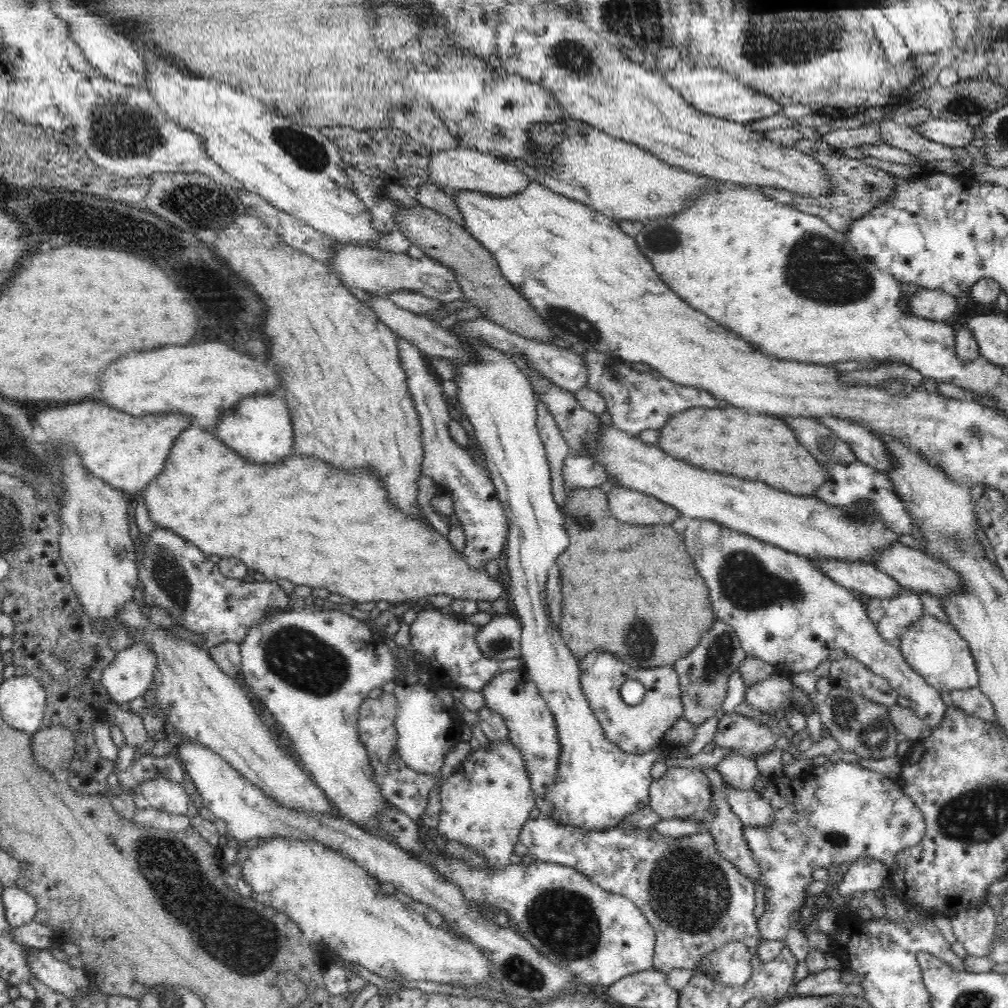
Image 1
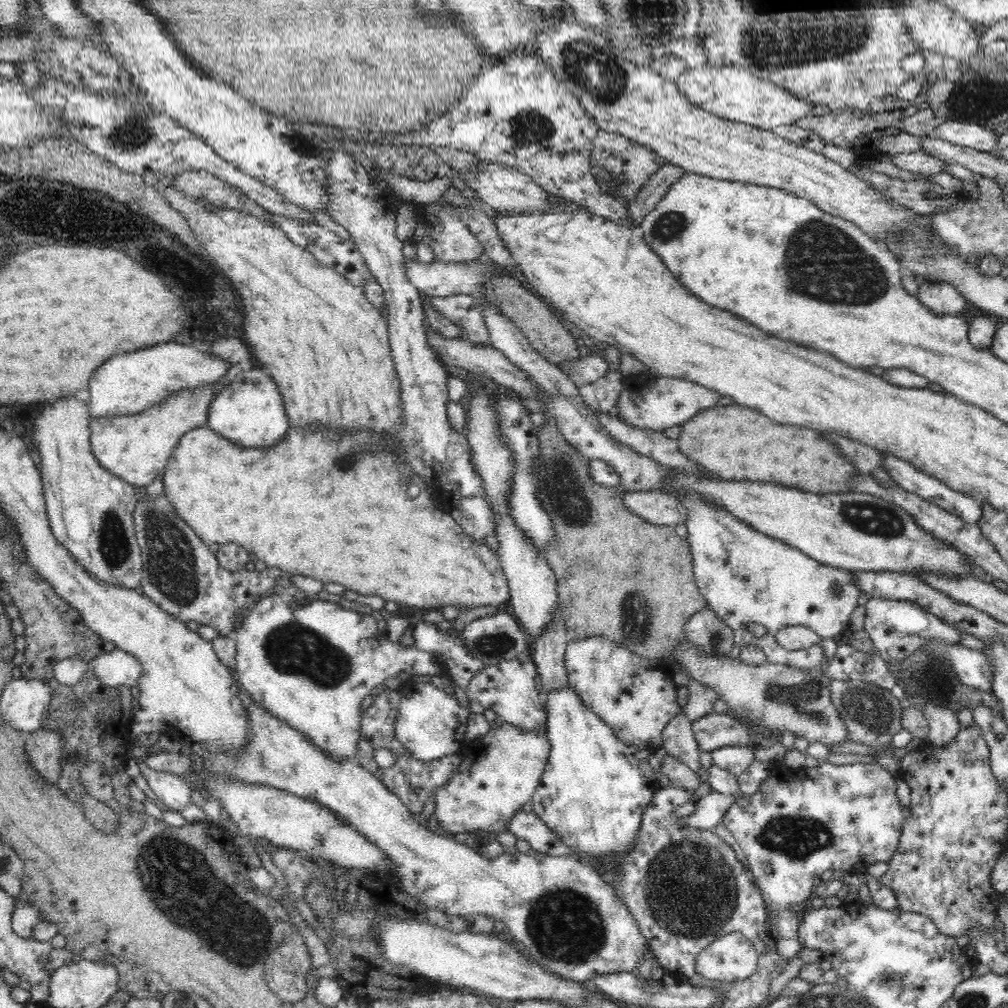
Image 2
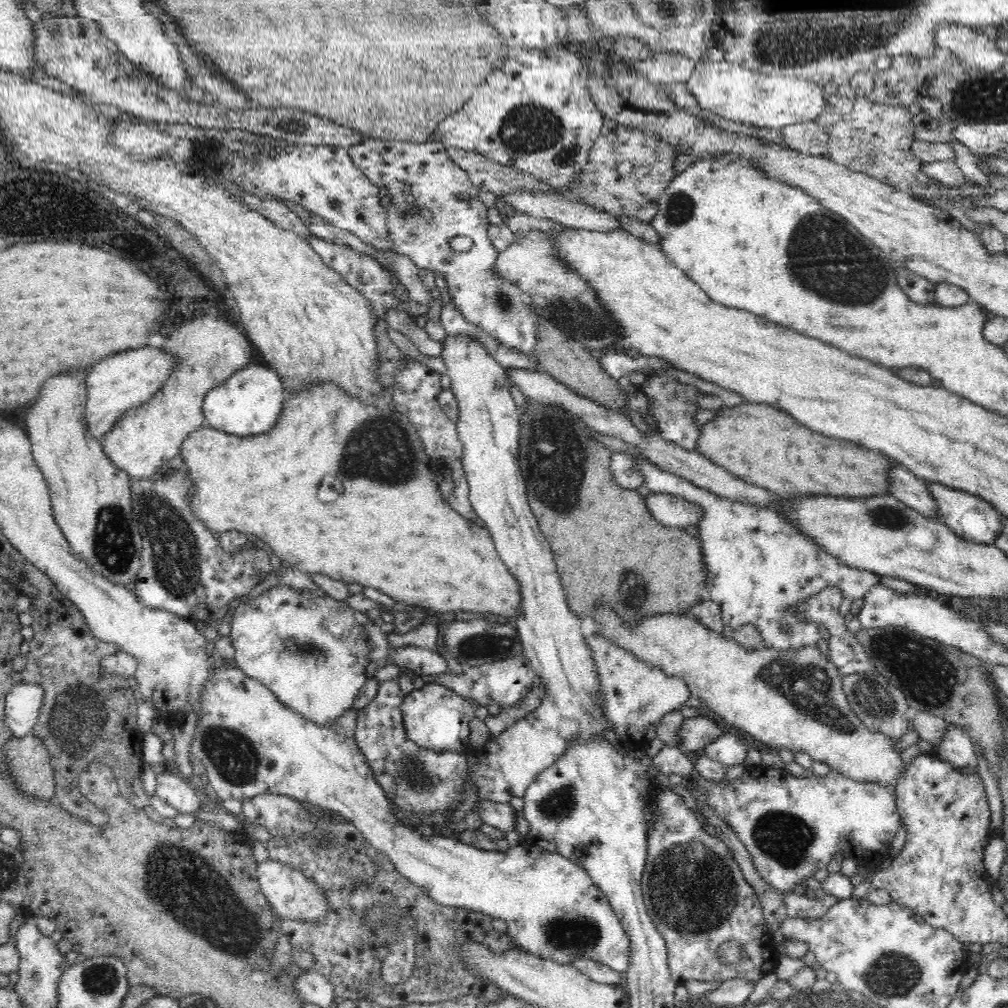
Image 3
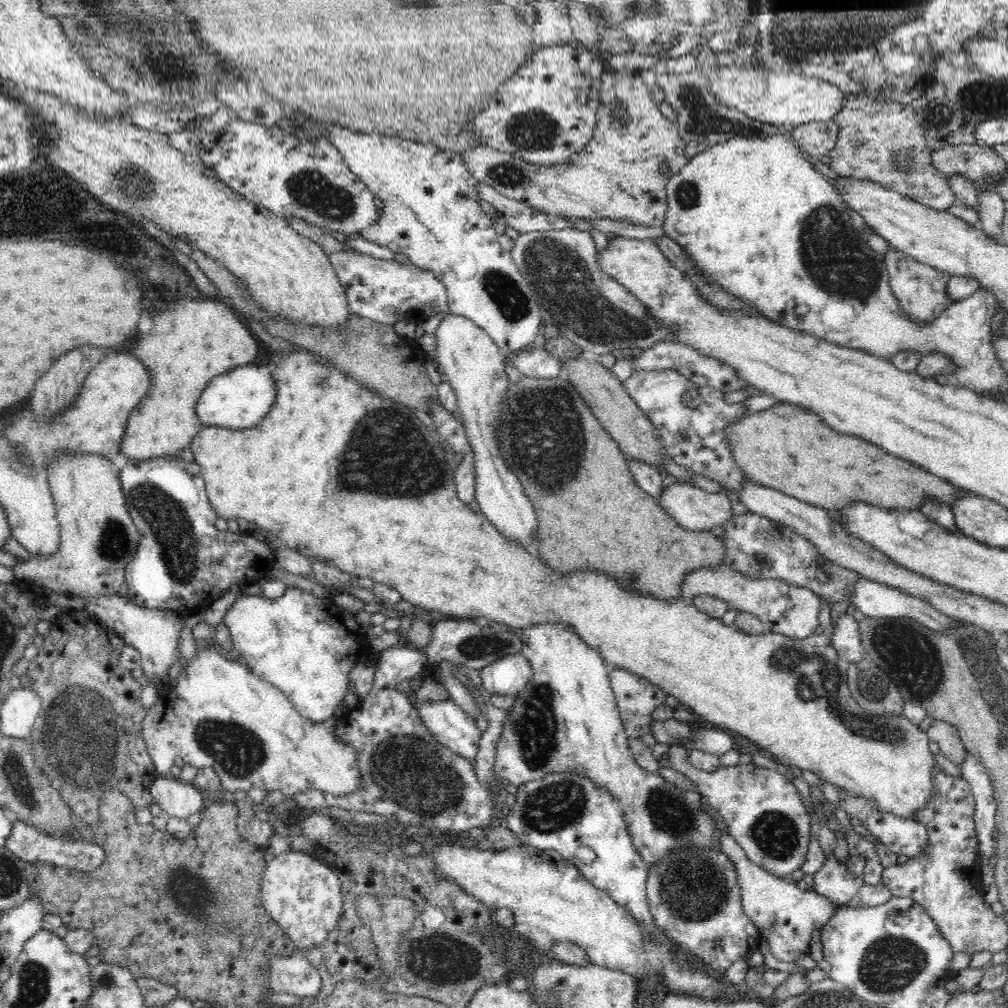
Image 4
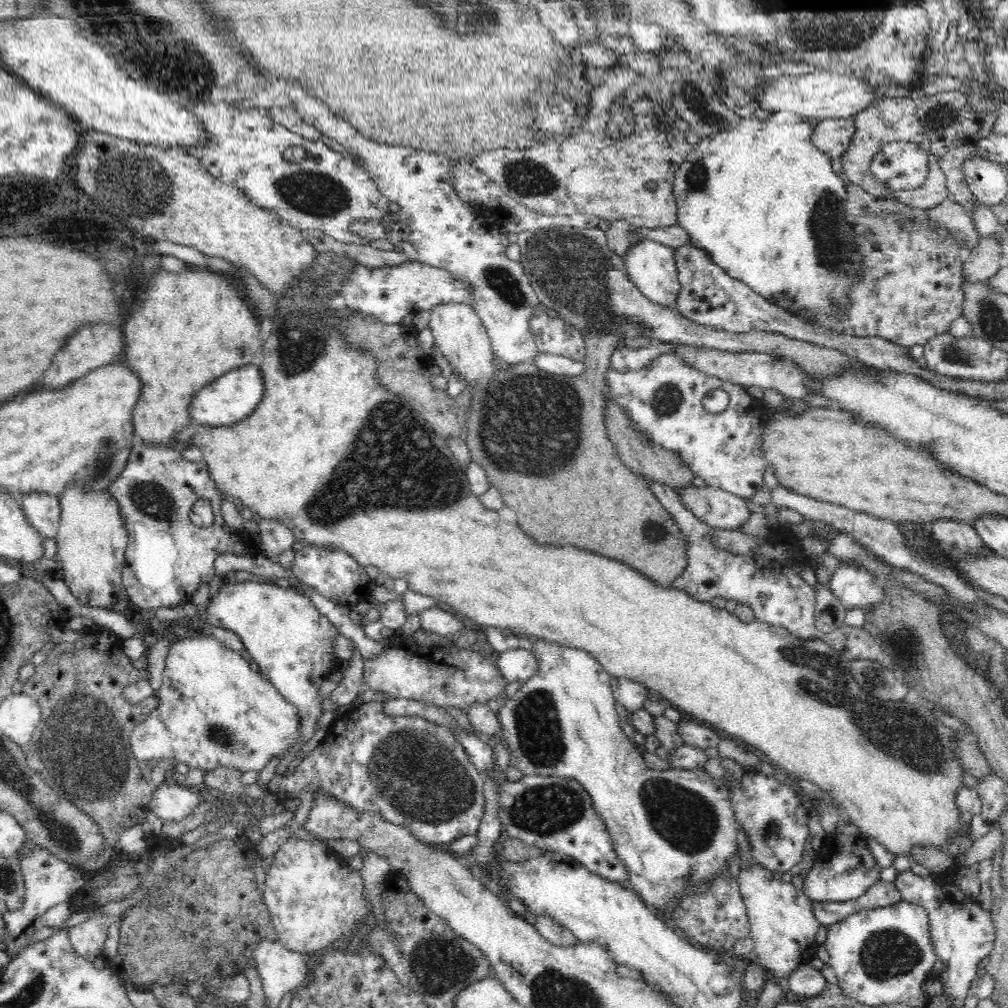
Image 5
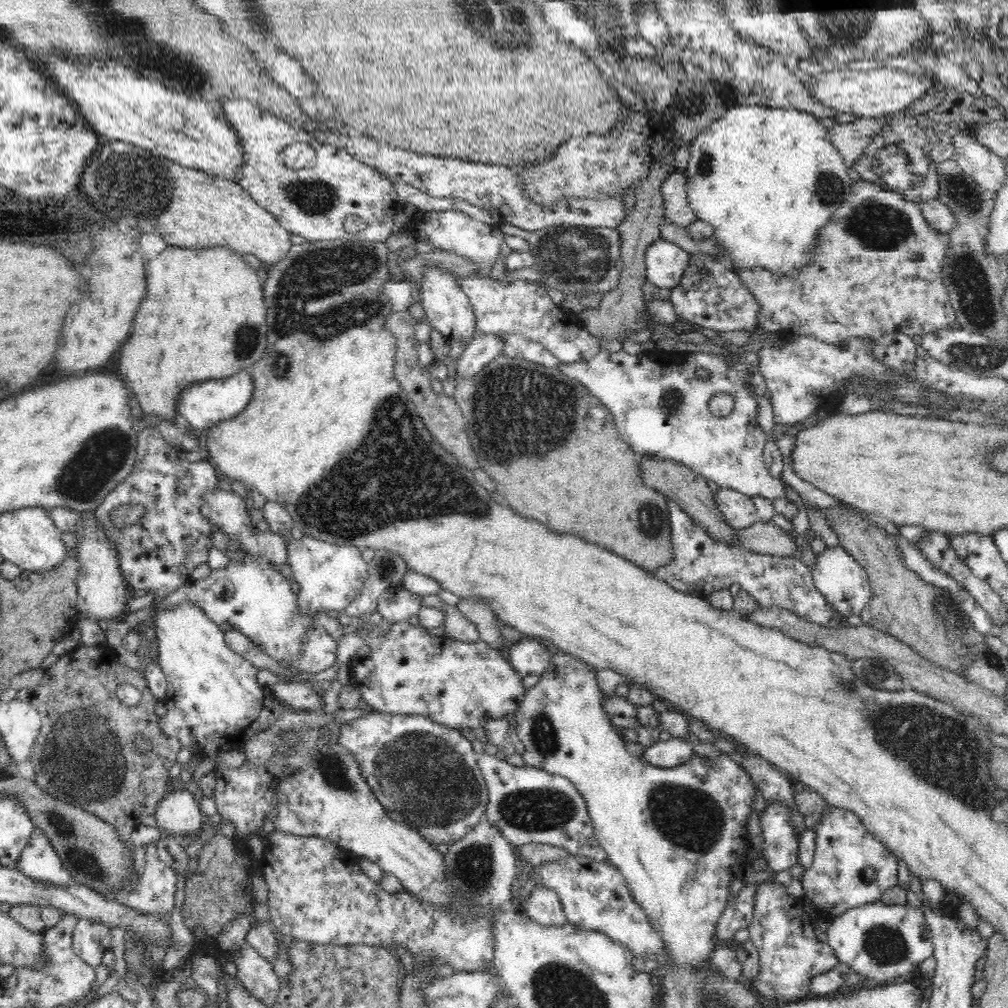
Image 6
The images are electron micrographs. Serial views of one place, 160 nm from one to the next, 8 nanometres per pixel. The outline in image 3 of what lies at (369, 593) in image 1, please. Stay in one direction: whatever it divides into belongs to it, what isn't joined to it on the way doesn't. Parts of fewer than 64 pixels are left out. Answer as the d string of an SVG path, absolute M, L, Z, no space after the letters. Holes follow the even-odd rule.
M313 383L307 385L302 393L286 396L279 422L272 428L272 431L257 436L240 437L205 426L194 430L183 440L179 454L186 463L187 473L194 489L192 500L190 500L190 510L212 533L222 534L230 532L230 530L237 530L245 535L254 534L264 544L268 544L278 558L290 562L290 566L294 566L302 572L326 574L334 580L350 582L350 584L356 582L362 586L378 588L378 590L386 592L395 602L406 602L409 609L422 606L422 608L432 608L434 612L441 613L462 610L464 612L480 612L481 614L499 614L506 618L517 615L521 603L519 582L508 572L508 567L500 558L487 527L479 526L472 520L464 518L452 508L451 500L443 498L435 479L441 465L432 461L424 452L416 428L401 412L396 412L386 405L370 406L364 404L360 399L350 397L342 392L342 389L338 389L334 383L318 385ZM368 424L370 424L370 474L368 474ZM326 476L334 476L334 478L342 476L340 482L344 486L344 492L336 498L336 502L322 502L318 498L318 488L322 486L322 480Z

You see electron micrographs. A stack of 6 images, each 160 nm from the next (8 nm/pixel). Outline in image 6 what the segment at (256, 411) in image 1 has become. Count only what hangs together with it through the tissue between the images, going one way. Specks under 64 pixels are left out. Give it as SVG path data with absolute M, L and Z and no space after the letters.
M240 370L234 376L210 379L187 387L176 402L176 410L180 416L190 423L190 428L201 429L203 432L216 424L234 419L248 406L254 393L253 378L250 370Z

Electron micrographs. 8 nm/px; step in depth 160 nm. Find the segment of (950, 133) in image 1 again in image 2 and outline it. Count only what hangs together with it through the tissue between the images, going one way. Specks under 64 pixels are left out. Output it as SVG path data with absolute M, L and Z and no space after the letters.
M943 121L933 130L934 135L952 144L975 148L979 151L1000 151L997 147L999 128L982 127L971 122Z

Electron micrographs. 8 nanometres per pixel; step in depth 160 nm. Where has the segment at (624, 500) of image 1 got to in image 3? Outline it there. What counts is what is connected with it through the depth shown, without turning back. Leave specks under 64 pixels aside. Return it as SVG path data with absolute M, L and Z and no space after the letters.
M650 493L645 500L654 518L669 527L694 526L704 516L702 507L674 495Z

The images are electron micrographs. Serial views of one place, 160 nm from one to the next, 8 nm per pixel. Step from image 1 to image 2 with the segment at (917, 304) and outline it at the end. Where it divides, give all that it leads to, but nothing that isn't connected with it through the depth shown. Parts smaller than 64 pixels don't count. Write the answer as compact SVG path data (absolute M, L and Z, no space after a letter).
M944 281L919 284L916 297L926 308L939 315L956 316L967 305L965 296L952 284Z

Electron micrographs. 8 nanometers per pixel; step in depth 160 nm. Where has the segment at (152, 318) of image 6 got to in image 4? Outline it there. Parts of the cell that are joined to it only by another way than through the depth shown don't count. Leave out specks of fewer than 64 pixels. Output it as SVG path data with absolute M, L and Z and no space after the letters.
M182 296L182 300L178 300L178 304L170 306L168 310L164 310L162 314L158 314L158 316L154 318L154 328L152 328L148 334L140 334L140 348L136 350L136 356L148 366L147 370L149 371L151 386L146 397L139 403L139 406L130 413L129 419L127 420L126 432L124 432L124 437L121 440L119 448L123 458L122 461L131 460L132 462L146 462L146 460L152 458L171 457L174 456L175 452L178 452L178 450L182 450L186 448L186 446L189 446L193 437L204 427L196 414L196 403L199 402L202 392L208 387L211 380L220 374L231 372L233 369L242 365L253 364L258 356L260 346L258 346L258 342L255 340L256 336L250 330L250 327L248 327L247 324L244 326L244 322L238 318L238 314L234 314L234 312L232 312L228 306L224 306L224 304L218 304L216 300L226 300L226 298L224 298L224 296L222 296L222 298L214 298L214 300L208 300L208 298L206 298L206 300L200 300L202 304L198 304L198 302L188 300L186 296Z

